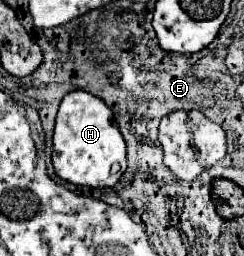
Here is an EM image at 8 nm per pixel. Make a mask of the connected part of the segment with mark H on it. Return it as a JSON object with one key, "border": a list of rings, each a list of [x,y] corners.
{"border":[[[85,90],[69,92],[59,106],[53,136],[53,168],[55,174],[71,184],[89,188],[115,186],[119,174],[111,174],[111,164],[119,164],[125,172],[125,140],[113,118],[113,110]]]}

